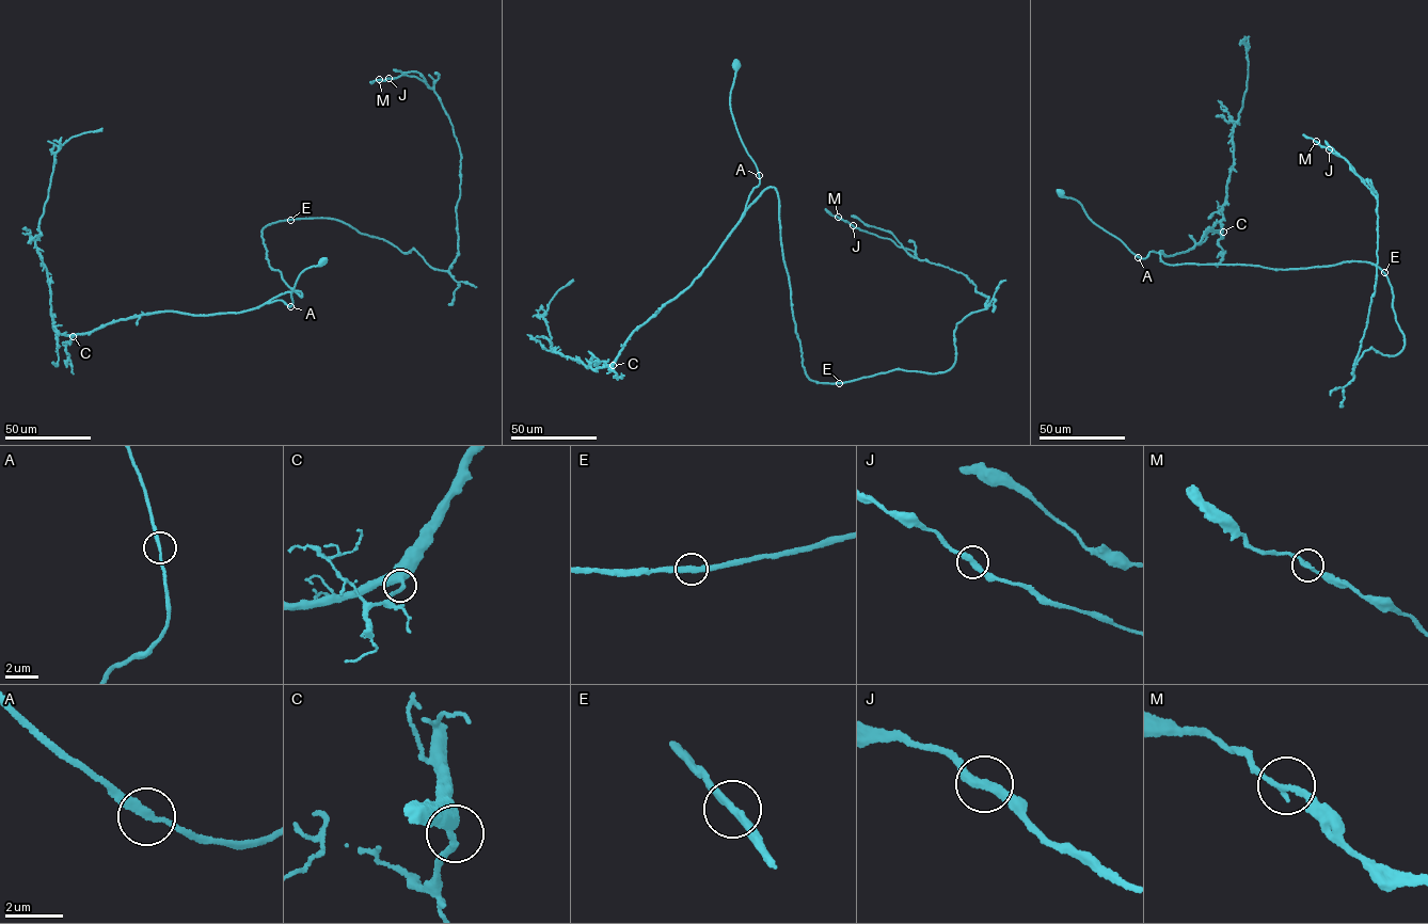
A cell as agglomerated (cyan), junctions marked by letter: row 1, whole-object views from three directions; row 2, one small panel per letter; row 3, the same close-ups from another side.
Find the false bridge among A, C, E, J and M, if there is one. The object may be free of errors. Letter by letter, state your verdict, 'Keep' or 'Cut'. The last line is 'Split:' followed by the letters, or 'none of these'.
A: Keep
C: Keep
E: Keep
J: Keep
M: Keep
Split: none of these

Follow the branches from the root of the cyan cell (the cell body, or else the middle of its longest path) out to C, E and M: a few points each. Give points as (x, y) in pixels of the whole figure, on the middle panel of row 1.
C: (735, 65), (731, 110), (760, 184), (700, 273), (632, 332), (613, 365)
E: (735, 65), (731, 110), (760, 180), (745, 209), (766, 189), (774, 188), (803, 366), (810, 380), (839, 383)
M: (735, 65), (745, 209), (774, 188), (806, 376), (950, 369), (988, 297), (838, 217)

